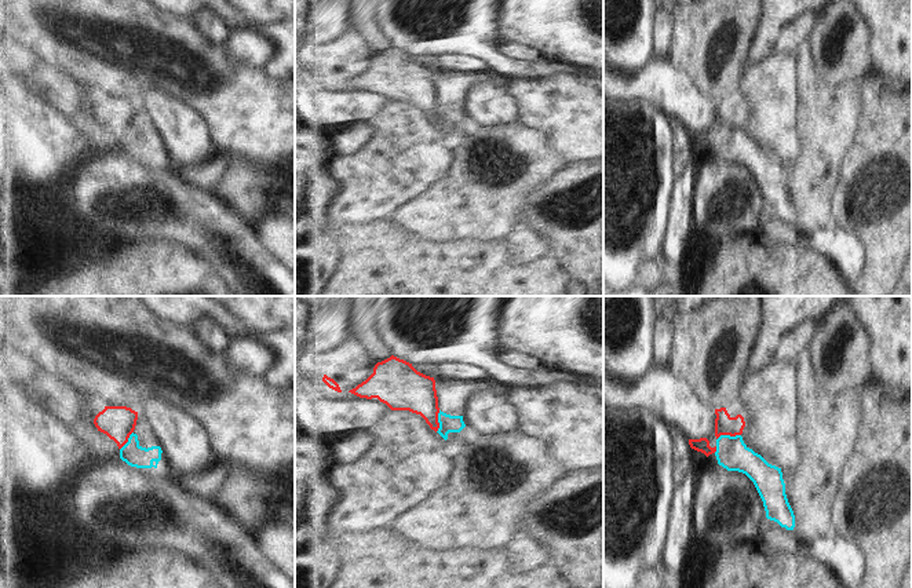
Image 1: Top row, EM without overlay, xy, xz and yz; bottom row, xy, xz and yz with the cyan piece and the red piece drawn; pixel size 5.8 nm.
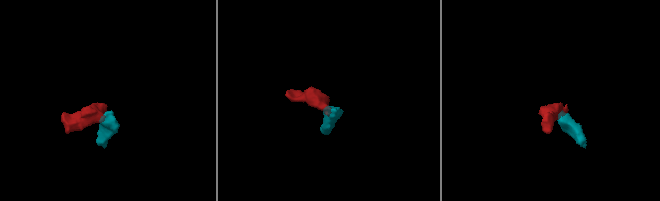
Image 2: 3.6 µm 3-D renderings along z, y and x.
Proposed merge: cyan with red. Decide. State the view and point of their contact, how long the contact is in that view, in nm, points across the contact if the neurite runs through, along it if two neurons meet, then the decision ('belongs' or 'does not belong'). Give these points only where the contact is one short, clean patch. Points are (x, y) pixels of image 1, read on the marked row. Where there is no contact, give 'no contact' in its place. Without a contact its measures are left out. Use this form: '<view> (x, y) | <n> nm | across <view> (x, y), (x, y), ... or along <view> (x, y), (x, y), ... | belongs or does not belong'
yz (728, 435) | 150 nm | along yz (740, 434), (721, 435), (717, 439) | does not belong

